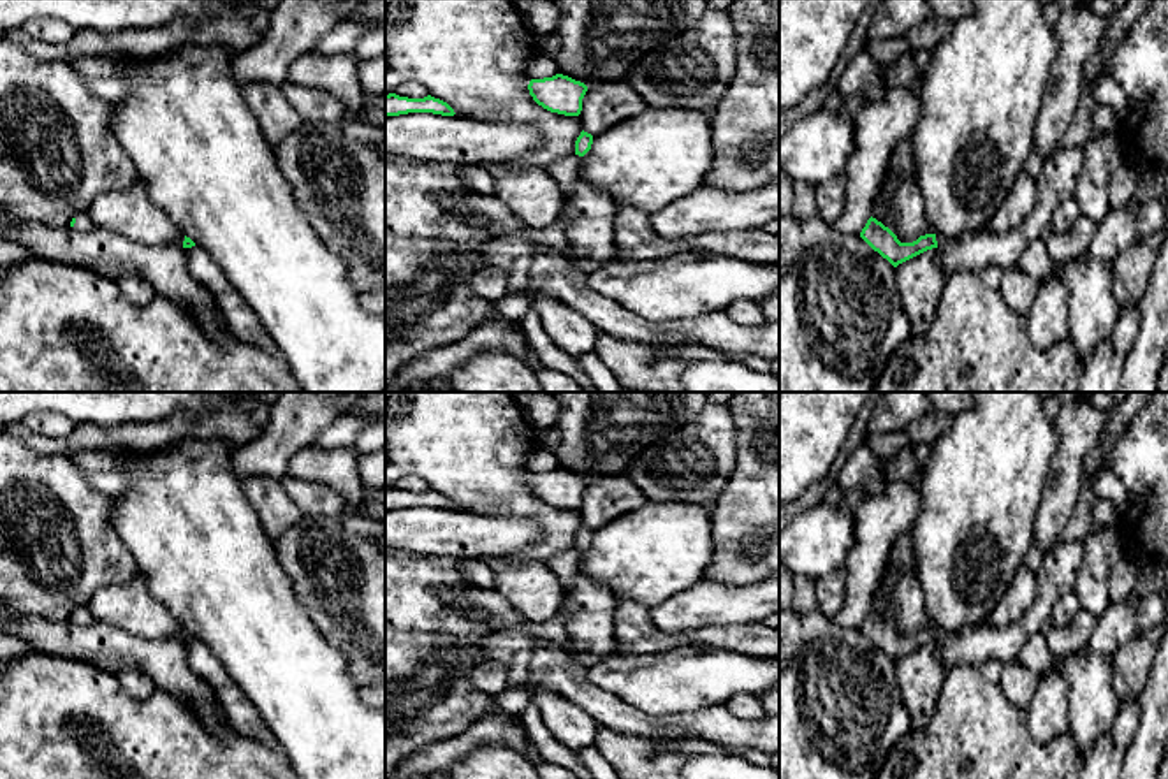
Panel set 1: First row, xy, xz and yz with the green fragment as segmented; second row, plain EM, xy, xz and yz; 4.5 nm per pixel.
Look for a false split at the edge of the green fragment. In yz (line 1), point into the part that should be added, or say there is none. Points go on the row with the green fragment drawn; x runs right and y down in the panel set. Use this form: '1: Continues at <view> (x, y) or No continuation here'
1: No continuation here

